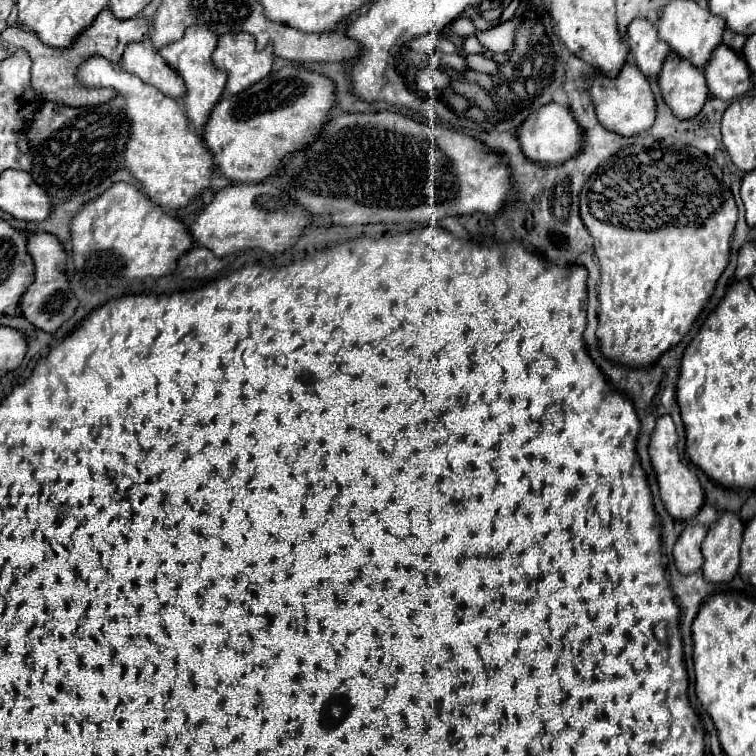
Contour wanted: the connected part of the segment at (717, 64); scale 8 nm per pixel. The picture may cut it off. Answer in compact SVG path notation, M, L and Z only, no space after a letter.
M721 44L713 52L711 62L705 66L705 78L711 96L721 100L739 98L753 88L751 72L745 64L745 58L725 44Z

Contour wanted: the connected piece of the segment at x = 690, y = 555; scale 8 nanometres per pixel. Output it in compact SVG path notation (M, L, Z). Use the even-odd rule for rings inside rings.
M687 526L673 548L675 566L681 574L693 574L701 570L703 554L701 554L701 542L705 540L705 526Z

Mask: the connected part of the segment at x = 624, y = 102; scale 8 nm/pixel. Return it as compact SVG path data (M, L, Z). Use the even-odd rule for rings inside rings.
M627 62L617 78L607 78L603 74L599 74L593 82L591 88L591 98L595 104L595 112L599 122L621 136L637 136L645 130L649 130L657 118L657 102L655 96L651 92L651 86L647 82L647 78L639 72L639 68L631 62Z

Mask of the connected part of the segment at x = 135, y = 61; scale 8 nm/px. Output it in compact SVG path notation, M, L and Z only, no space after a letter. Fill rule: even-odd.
M139 42L139 44L129 44L121 68L125 72L131 72L139 76L143 82L159 88L163 94L179 98L185 96L185 84L181 84L181 78L177 78L177 72L157 56L157 50L149 42Z

